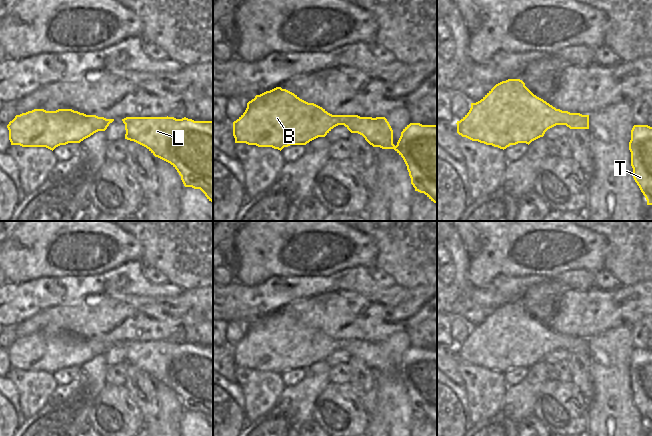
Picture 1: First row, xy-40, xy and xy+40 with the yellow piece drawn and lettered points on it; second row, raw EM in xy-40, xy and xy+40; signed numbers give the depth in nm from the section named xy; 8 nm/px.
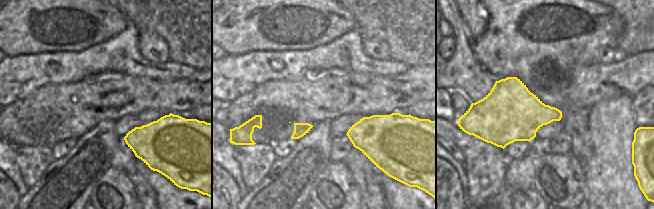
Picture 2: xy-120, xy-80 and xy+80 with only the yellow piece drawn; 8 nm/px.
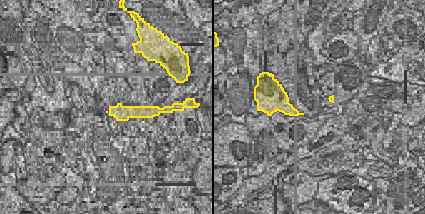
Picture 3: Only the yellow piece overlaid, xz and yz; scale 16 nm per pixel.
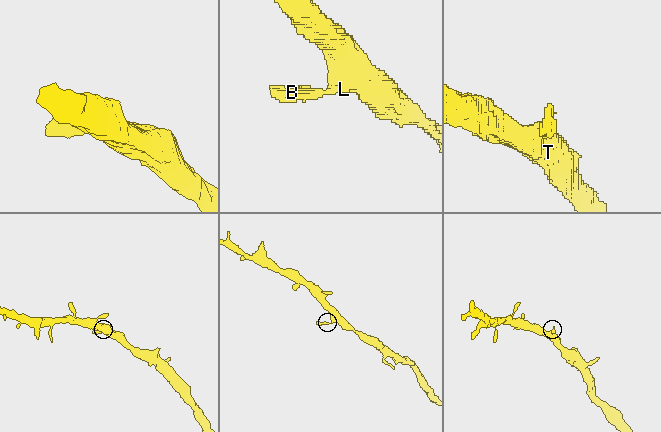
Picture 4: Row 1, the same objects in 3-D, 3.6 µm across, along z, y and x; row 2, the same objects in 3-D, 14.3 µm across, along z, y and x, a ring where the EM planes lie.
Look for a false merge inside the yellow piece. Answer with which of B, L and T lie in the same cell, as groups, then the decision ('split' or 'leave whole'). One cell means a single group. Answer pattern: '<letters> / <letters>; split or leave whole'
B L T; leave whole

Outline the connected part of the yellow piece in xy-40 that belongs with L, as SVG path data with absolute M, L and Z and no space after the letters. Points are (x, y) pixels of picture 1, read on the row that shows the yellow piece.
M126 117L125 139L146 147L155 157L170 163L181 176L185 187L200 189L213 203L213 121L194 121L186 117Z

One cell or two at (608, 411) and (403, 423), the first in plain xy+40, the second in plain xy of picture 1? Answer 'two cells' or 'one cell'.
one cell

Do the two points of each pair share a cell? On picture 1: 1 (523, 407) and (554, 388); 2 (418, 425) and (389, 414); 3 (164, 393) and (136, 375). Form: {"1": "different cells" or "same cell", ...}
{"1": "different cells", "2": "different cells", "3": "different cells"}

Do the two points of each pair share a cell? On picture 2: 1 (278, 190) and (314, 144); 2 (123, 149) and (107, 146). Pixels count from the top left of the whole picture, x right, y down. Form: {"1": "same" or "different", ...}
{"1": "same", "2": "different"}

